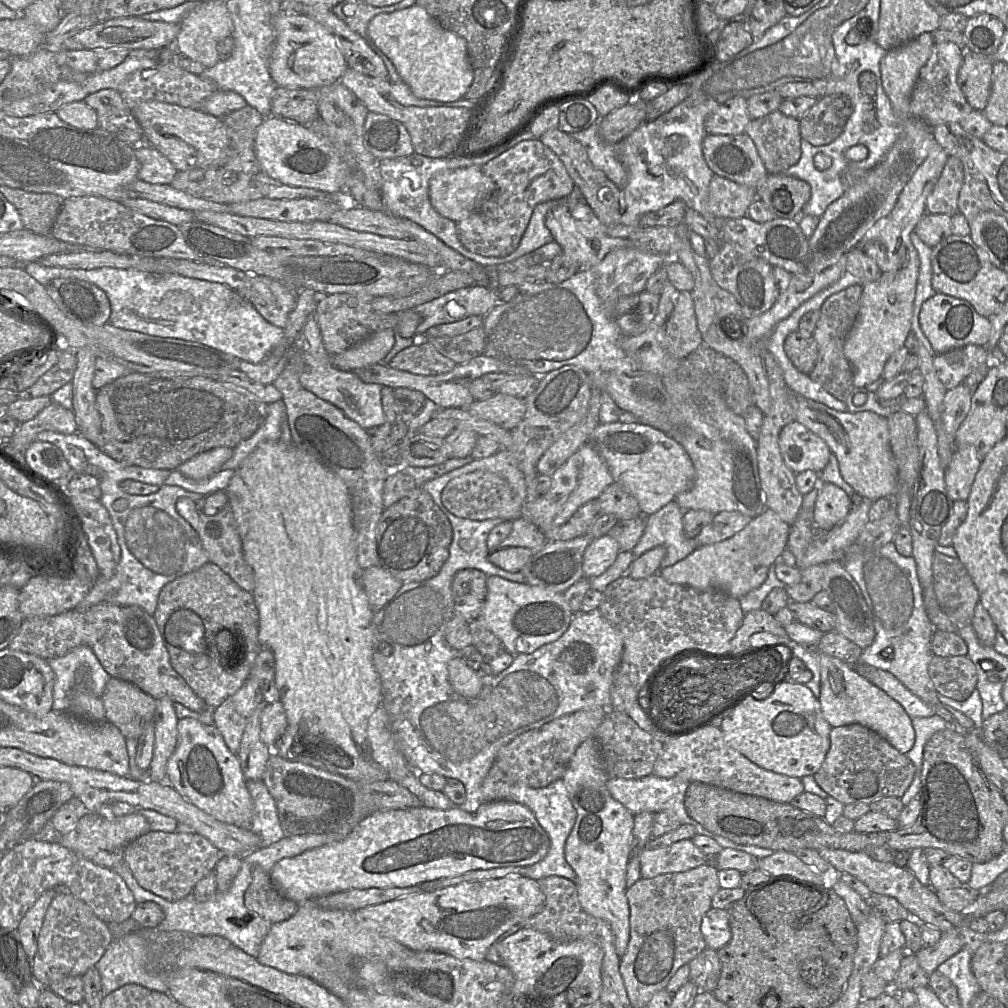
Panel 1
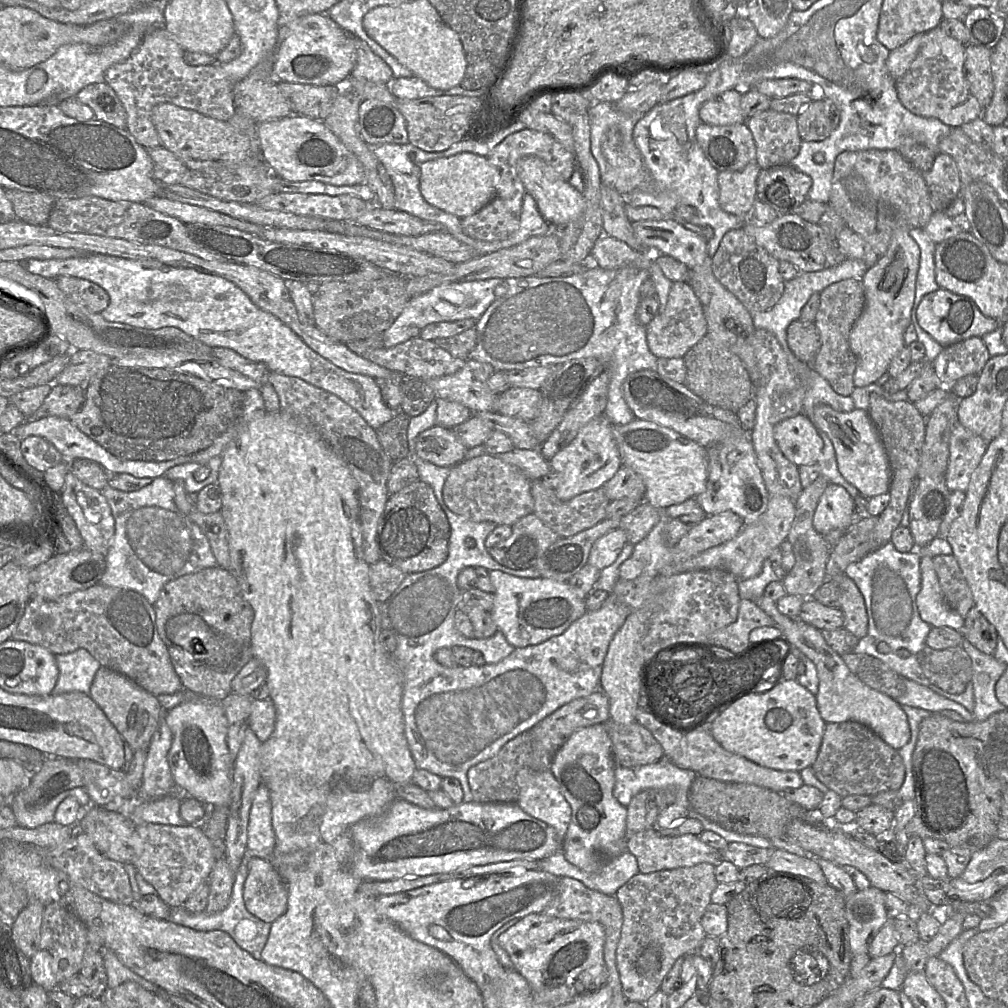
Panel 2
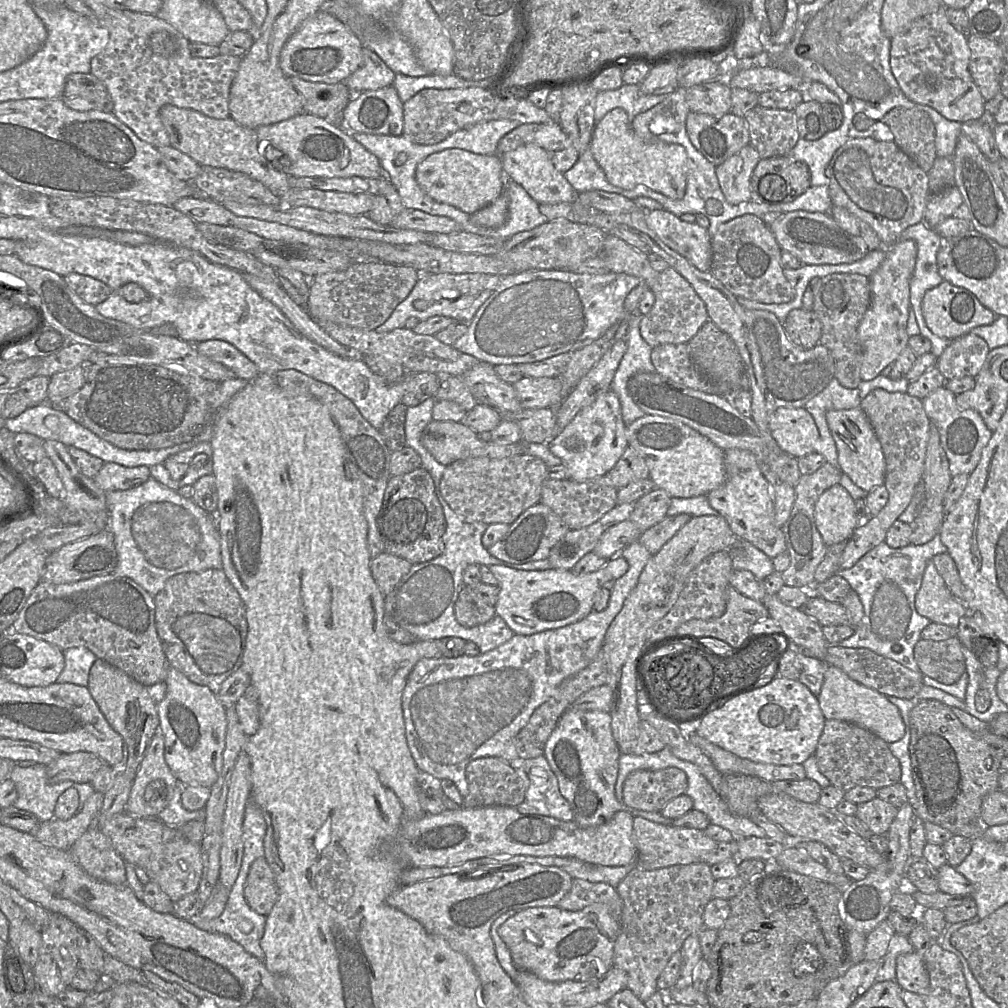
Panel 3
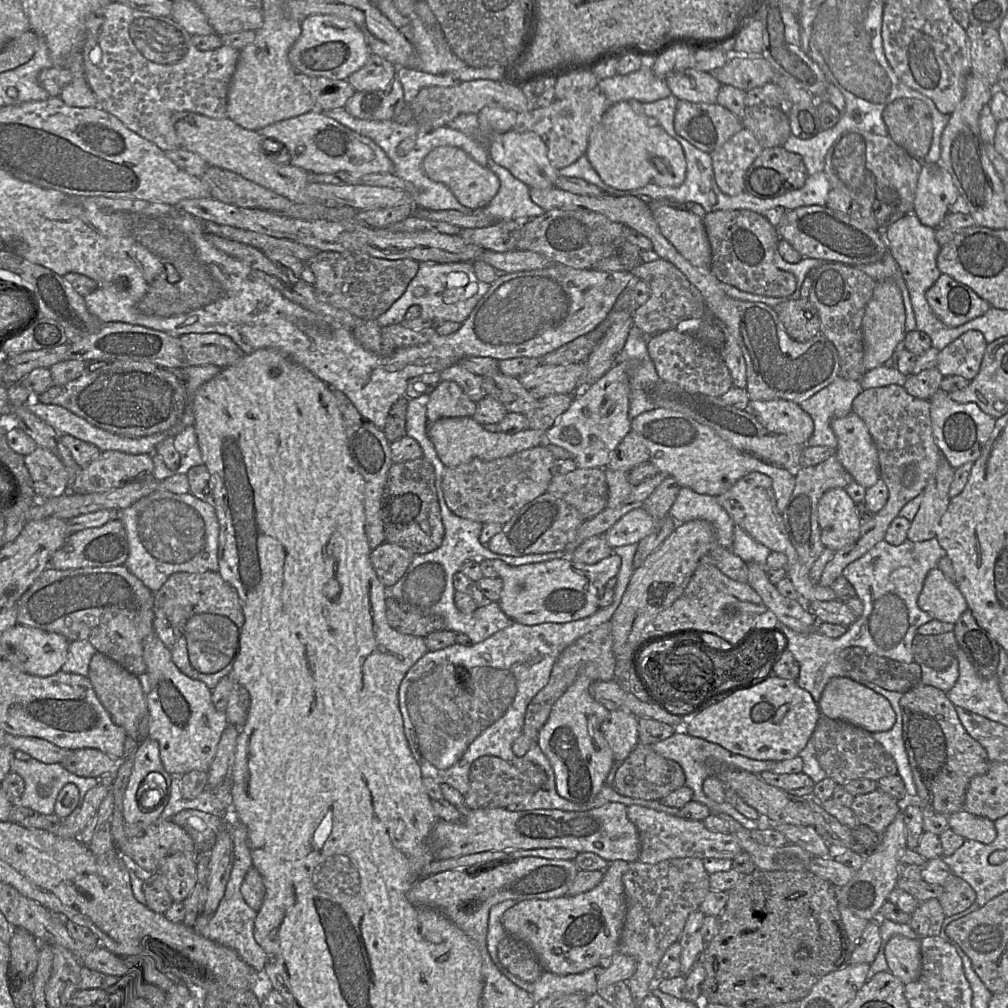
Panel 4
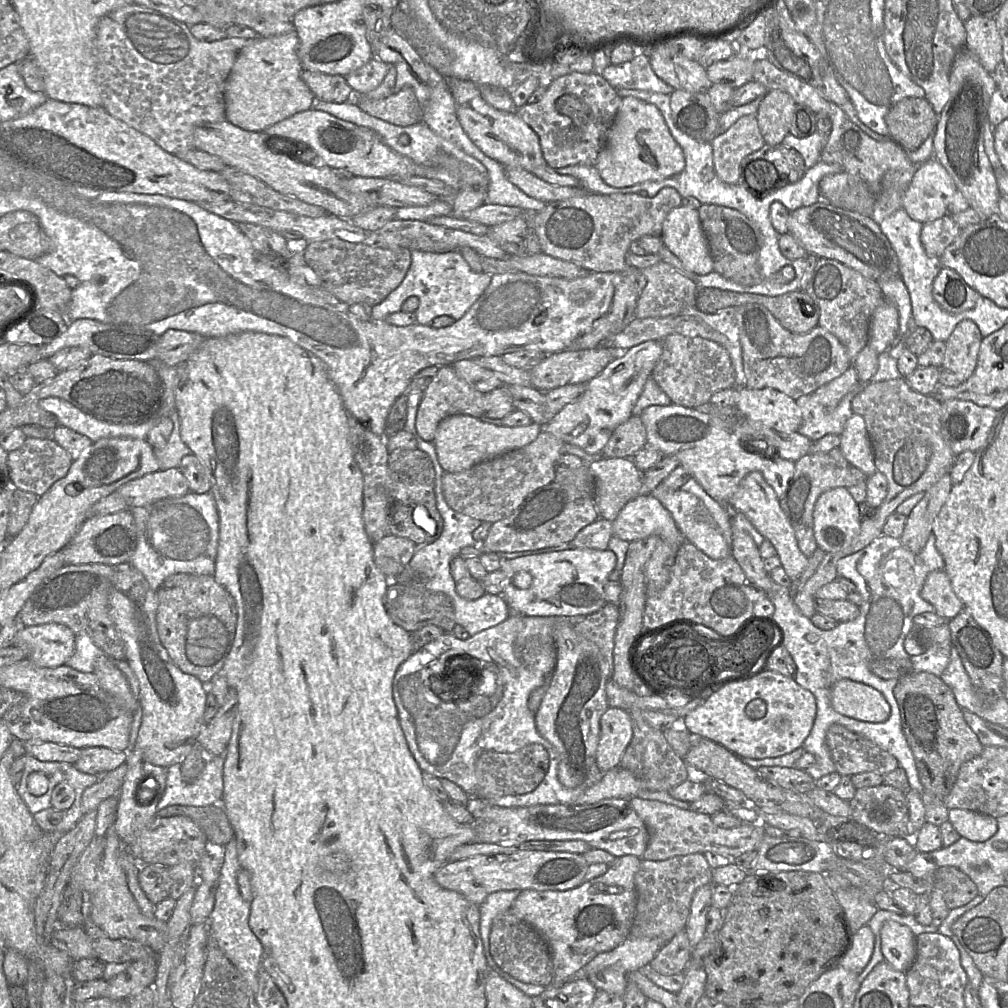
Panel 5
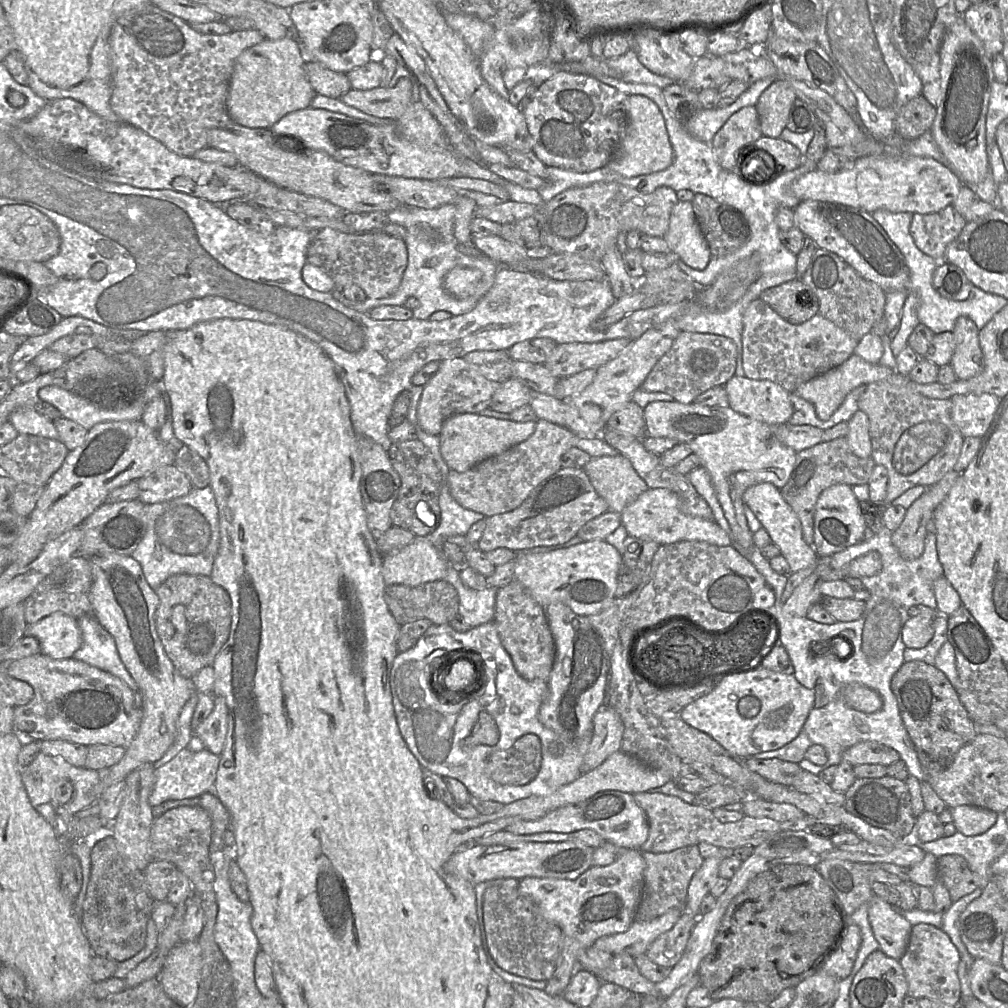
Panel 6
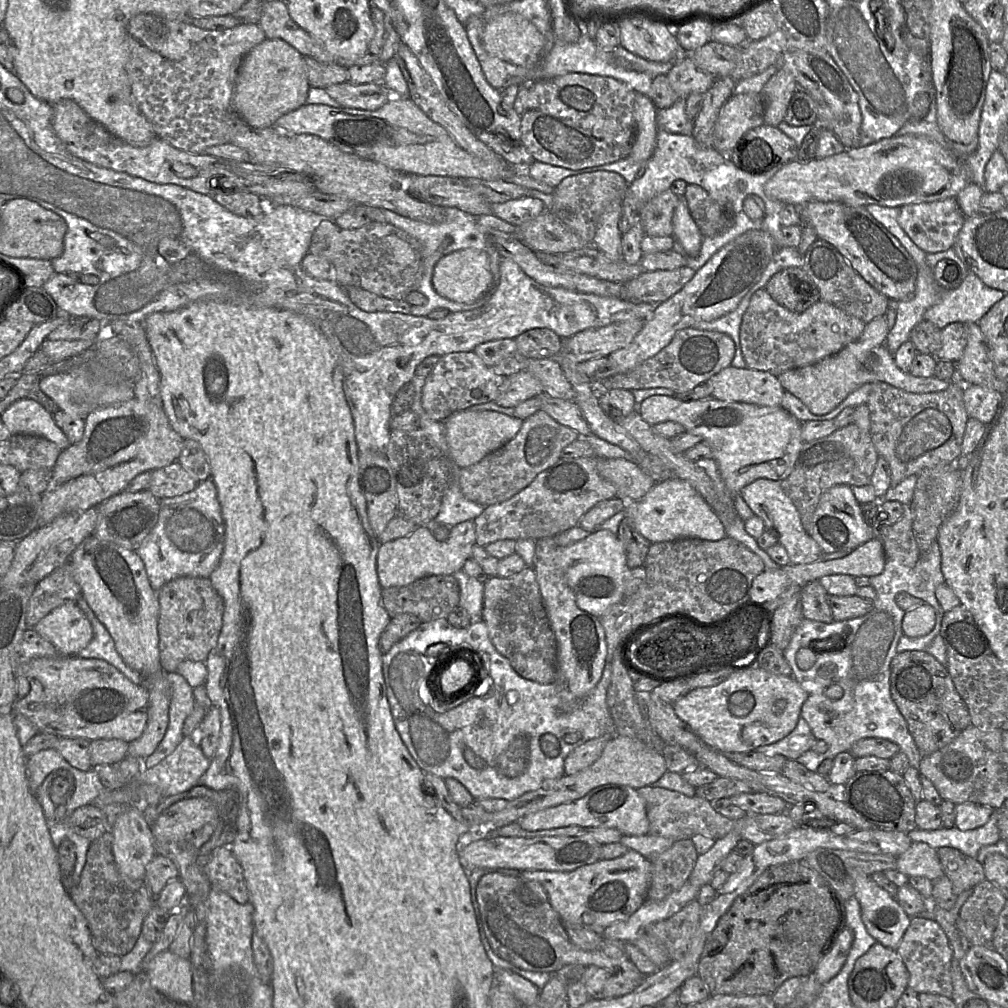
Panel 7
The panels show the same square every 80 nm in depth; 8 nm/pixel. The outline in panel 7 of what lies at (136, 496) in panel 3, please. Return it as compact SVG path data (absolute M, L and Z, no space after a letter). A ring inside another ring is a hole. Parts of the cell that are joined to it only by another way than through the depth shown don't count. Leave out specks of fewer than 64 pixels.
M212 478L194 490L171 498L160 499L158 520L151 532L136 550L142 559L151 588L158 592L163 585L179 577L209 578L219 564L224 549L225 524L218 500L216 485Z

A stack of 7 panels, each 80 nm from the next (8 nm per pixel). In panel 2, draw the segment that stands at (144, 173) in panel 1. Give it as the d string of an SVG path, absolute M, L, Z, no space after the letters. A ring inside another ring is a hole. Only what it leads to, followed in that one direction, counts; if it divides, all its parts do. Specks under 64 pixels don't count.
M164 147L149 149L153 161L153 176L160 185L181 184L188 168L171 151Z

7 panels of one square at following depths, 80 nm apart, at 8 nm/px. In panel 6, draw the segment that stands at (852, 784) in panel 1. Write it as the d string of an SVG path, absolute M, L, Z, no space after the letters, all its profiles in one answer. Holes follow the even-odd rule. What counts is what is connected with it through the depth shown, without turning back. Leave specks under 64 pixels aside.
M862 741L848 749L842 755L842 760L853 767L861 764L881 764L889 766L900 759L899 753L877 741Z

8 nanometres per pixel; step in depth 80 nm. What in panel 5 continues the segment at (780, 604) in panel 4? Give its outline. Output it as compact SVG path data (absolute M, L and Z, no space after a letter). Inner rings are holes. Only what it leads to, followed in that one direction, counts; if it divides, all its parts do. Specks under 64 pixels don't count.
M732 526L731 555L737 561L750 583L765 592L772 587L772 579L764 568L759 547L743 529Z

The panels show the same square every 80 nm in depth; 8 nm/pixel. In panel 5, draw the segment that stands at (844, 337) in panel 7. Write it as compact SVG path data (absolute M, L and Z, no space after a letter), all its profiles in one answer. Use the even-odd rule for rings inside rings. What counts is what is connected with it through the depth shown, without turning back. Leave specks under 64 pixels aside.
M747 303L734 307L736 307L735 321L742 346L748 388L773 388L797 400L801 396L814 393L819 387L839 377L852 364L845 347L838 338L819 325L806 334L798 335L785 329L771 311L762 304Z

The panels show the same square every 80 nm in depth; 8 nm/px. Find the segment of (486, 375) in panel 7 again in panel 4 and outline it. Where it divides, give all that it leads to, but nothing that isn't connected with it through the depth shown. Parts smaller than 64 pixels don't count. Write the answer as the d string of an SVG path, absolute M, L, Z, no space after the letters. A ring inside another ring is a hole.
M441 380L429 394L426 411L428 425L440 418L472 417L476 405L455 382Z

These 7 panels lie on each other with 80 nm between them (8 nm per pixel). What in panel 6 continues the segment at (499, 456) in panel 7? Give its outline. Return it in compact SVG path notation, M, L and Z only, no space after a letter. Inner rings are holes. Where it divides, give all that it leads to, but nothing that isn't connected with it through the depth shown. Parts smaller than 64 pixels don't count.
M536 419L535 423L533 434L525 441L484 459L467 471L450 470L447 483L454 500L484 517L510 512L519 507L535 487L555 474L561 468L562 455L580 438L547 420Z

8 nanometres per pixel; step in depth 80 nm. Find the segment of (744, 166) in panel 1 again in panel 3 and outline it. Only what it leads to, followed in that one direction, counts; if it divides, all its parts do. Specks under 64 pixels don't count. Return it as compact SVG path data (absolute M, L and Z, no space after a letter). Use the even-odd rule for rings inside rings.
M690 111L686 118L686 131L694 147L714 166L750 144L744 119L731 112L714 117Z

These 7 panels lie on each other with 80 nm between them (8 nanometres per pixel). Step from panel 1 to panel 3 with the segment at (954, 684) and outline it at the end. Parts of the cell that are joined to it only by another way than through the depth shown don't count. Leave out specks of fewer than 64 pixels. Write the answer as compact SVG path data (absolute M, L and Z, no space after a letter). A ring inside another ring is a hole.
M957 637L942 641L921 638L915 644L914 659L924 676L943 684L954 684L966 673L962 644Z

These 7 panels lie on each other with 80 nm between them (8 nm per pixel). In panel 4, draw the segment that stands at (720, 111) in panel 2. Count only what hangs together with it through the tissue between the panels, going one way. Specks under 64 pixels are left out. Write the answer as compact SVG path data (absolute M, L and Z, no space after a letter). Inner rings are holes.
M695 68L670 73L664 81L678 100L706 104L717 103L722 85L713 73Z

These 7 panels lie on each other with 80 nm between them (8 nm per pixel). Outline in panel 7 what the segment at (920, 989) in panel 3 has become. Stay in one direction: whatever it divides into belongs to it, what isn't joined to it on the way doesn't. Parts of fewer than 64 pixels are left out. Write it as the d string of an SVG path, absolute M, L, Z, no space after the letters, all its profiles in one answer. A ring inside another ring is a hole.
M858 874L855 877L854 896L860 904L868 933L878 943L897 951L911 917L871 876Z

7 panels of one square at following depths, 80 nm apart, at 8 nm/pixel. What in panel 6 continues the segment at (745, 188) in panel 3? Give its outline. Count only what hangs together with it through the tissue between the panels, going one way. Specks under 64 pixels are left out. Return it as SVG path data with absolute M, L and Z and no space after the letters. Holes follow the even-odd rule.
M747 106L731 115L710 145L719 165L727 171L734 171L738 151L762 135L756 106Z

